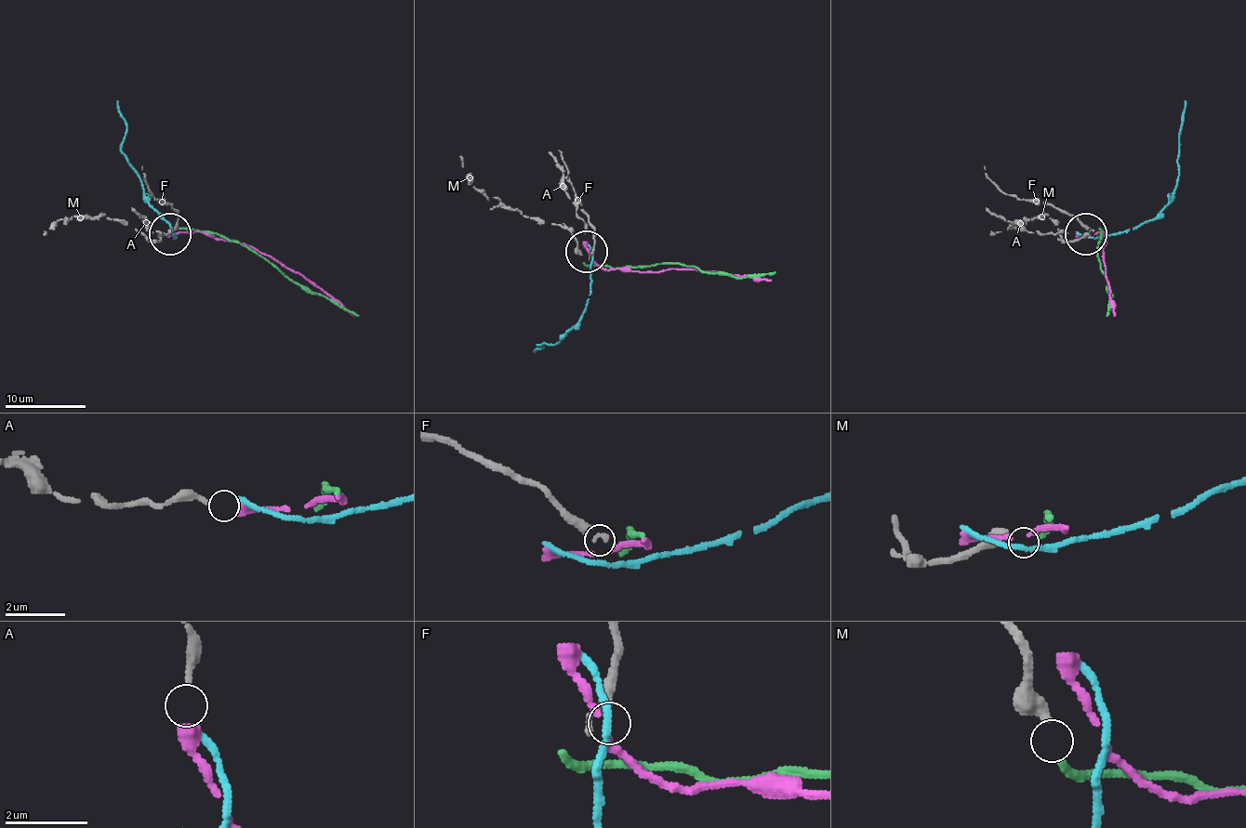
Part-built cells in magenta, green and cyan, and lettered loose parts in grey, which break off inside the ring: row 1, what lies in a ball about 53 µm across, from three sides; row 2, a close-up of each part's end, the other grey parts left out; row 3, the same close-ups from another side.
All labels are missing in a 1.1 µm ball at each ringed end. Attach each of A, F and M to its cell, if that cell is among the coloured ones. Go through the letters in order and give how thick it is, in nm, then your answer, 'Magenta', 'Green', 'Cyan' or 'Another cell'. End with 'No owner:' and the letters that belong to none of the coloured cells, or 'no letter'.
A: Thickness 240 nm. Magenta
F: Thickness 200 nm. Another cell
M: Thickness 440 nm. Green
No owner: F

